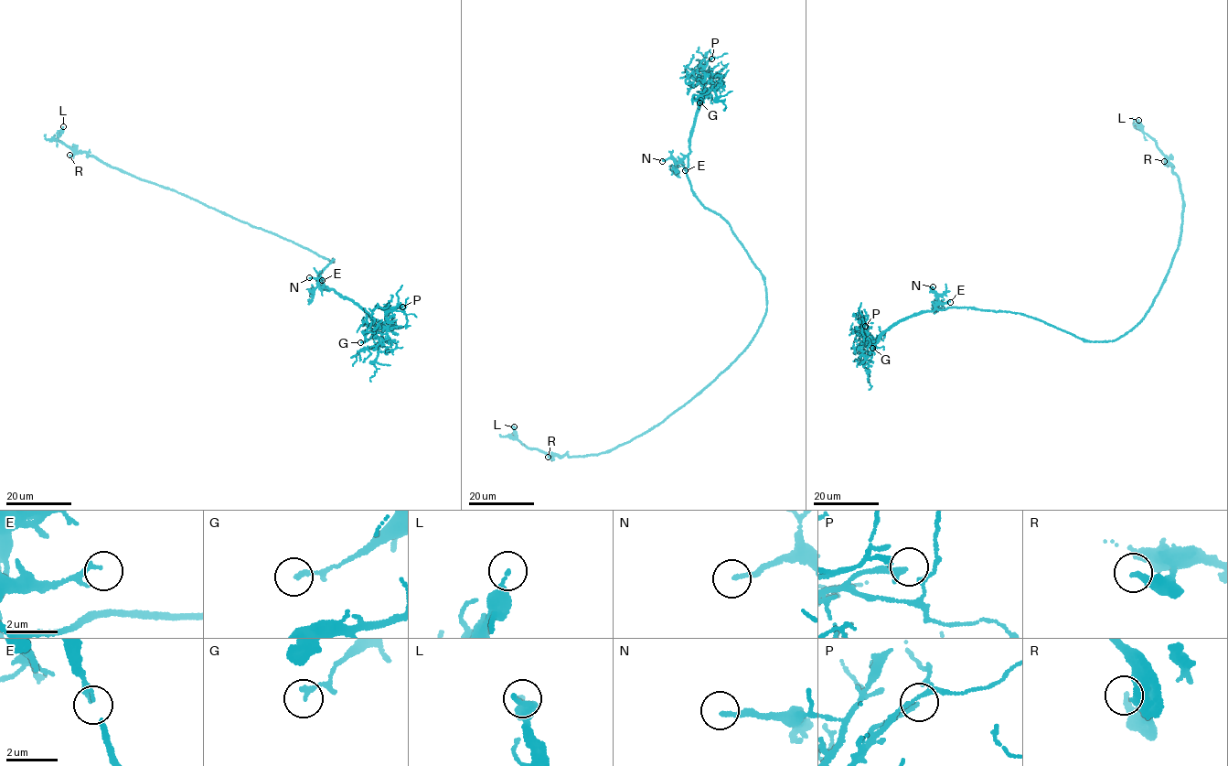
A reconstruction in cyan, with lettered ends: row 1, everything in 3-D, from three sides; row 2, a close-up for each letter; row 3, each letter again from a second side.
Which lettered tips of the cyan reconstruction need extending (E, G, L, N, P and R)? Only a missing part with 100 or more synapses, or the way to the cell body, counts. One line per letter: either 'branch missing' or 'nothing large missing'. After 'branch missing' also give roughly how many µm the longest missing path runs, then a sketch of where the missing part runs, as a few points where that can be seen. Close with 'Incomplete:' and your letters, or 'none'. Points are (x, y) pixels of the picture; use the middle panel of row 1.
E: nothing large missing
G: nothing large missing
L: nothing large missing
N: nothing large missing
P: nothing large missing
R: nothing large missing
Incomplete: none

